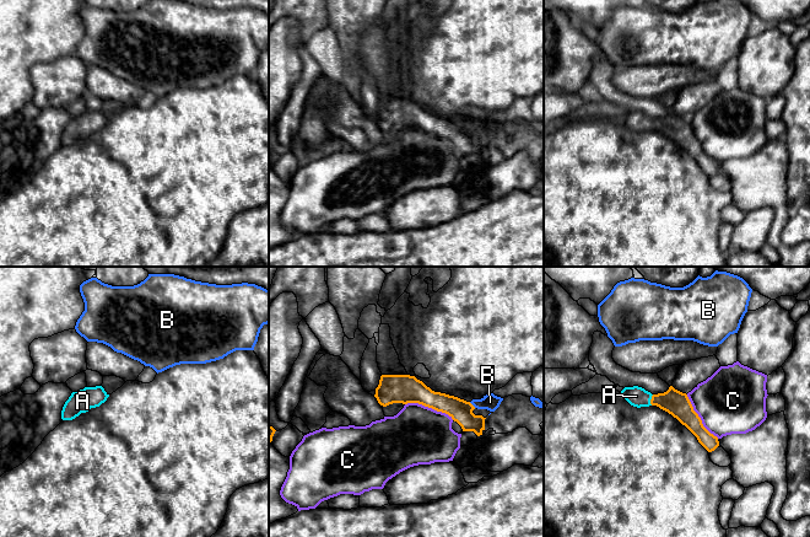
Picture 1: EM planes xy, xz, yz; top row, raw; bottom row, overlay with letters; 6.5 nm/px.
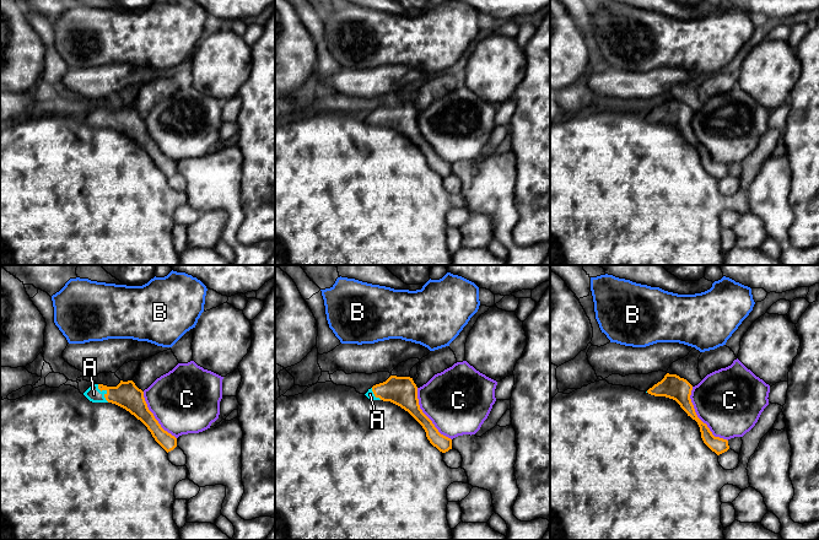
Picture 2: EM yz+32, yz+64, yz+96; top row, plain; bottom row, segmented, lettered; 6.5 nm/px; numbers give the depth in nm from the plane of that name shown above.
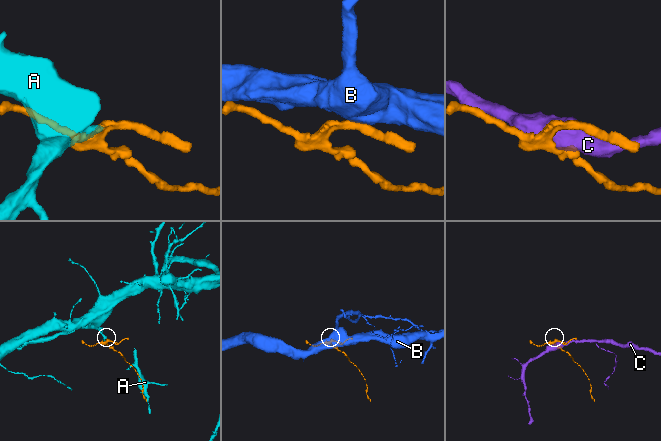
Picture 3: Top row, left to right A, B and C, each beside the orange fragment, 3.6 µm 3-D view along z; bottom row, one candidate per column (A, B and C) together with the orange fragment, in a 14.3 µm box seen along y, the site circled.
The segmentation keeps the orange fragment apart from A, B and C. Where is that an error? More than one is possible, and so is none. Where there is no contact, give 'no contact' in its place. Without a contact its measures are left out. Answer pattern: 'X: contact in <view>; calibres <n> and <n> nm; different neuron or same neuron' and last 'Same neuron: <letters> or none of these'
A: contact in yz; calibres 160 and 130 nm; same neuron
B: contact in xz; calibres 150 and 110 nm; different neuron
C: contact in xz; calibres 190 and 380 nm; different neuron
Same neuron: A

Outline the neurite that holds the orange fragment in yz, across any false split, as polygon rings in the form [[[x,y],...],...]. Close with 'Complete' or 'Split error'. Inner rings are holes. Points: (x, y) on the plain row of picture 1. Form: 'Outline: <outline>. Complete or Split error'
Outline: [[[673,111],[664,118],[652,119],[642,112],[625,112],[621,120],[633,131],[657,130],[676,143],[698,165],[698,167],[712,177],[719,171],[718,162],[711,159],[702,149],[701,143],[686,118],[675,114]]]. Split error

